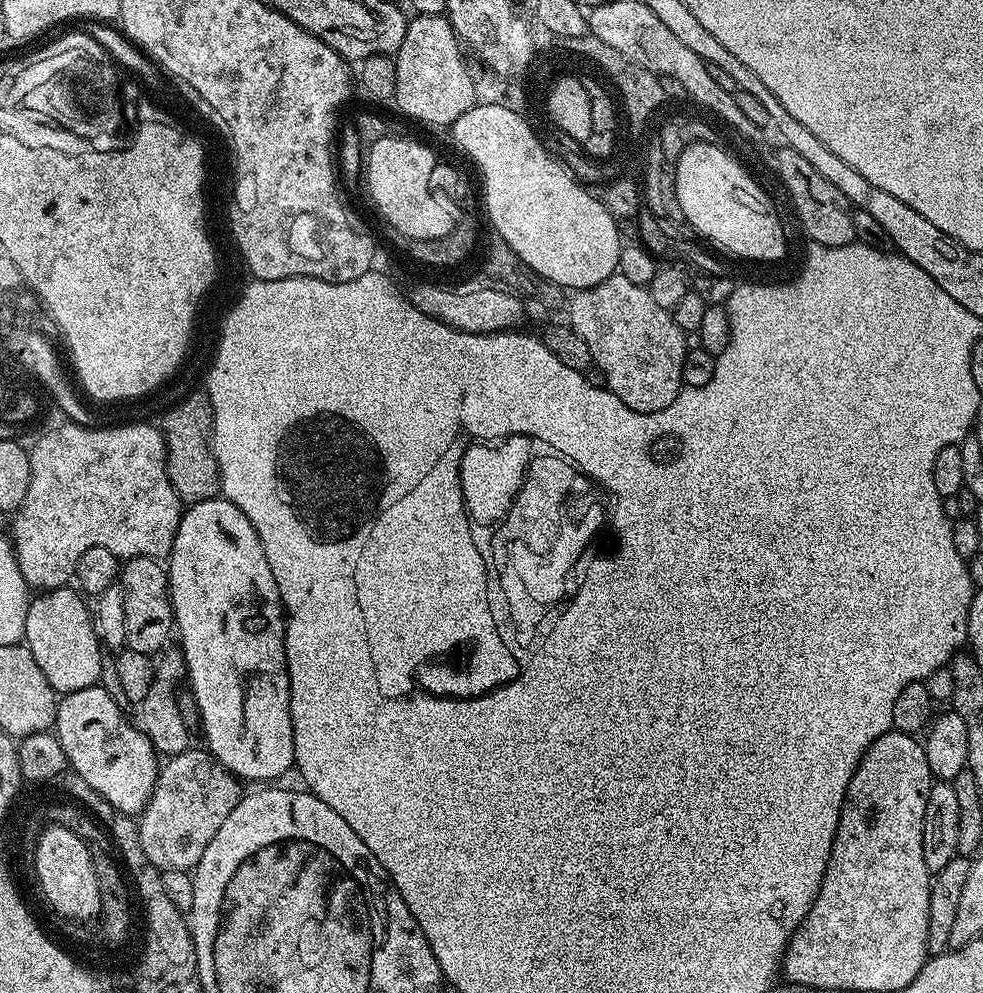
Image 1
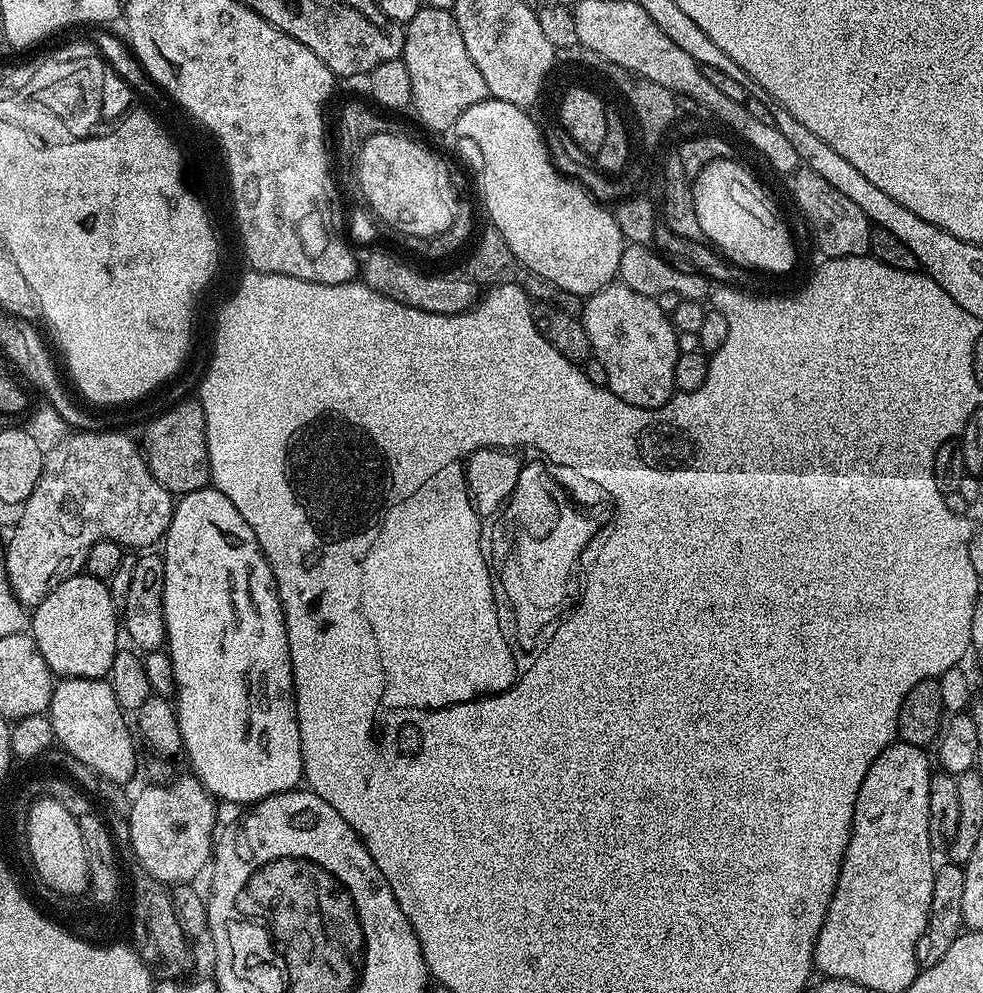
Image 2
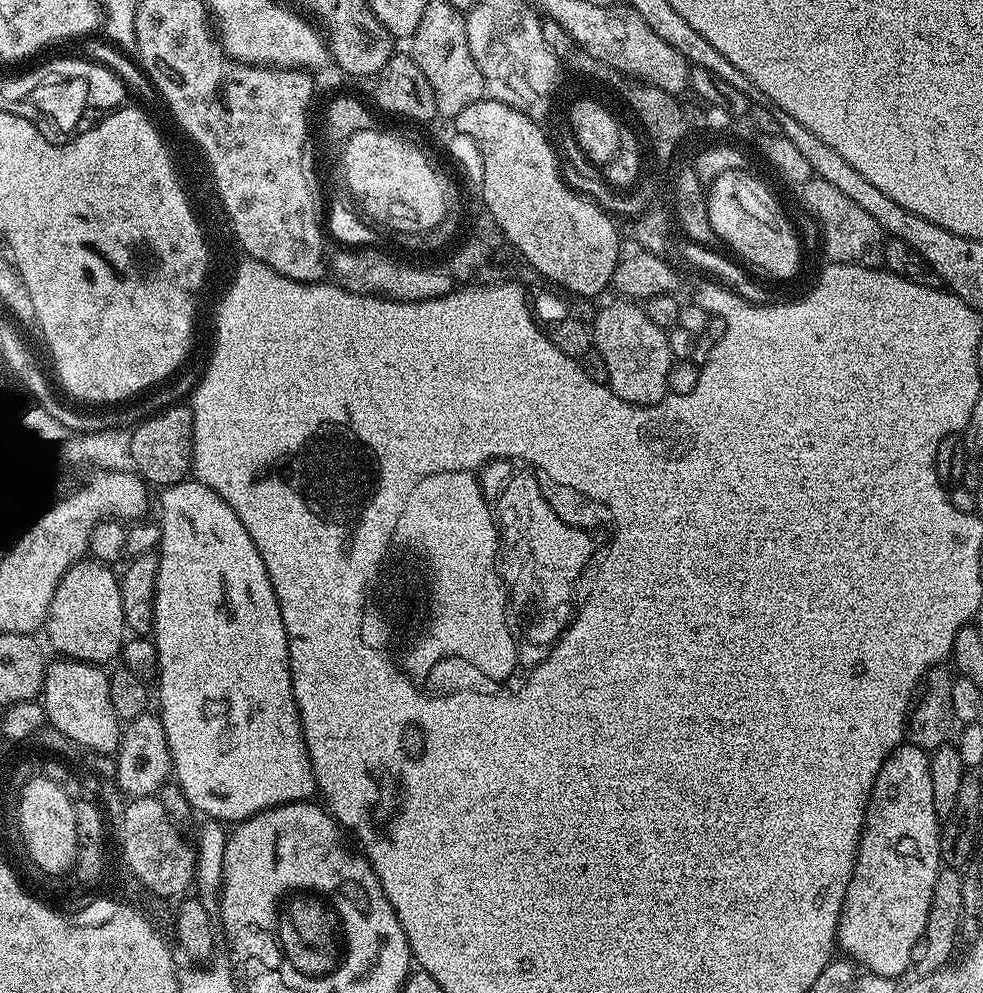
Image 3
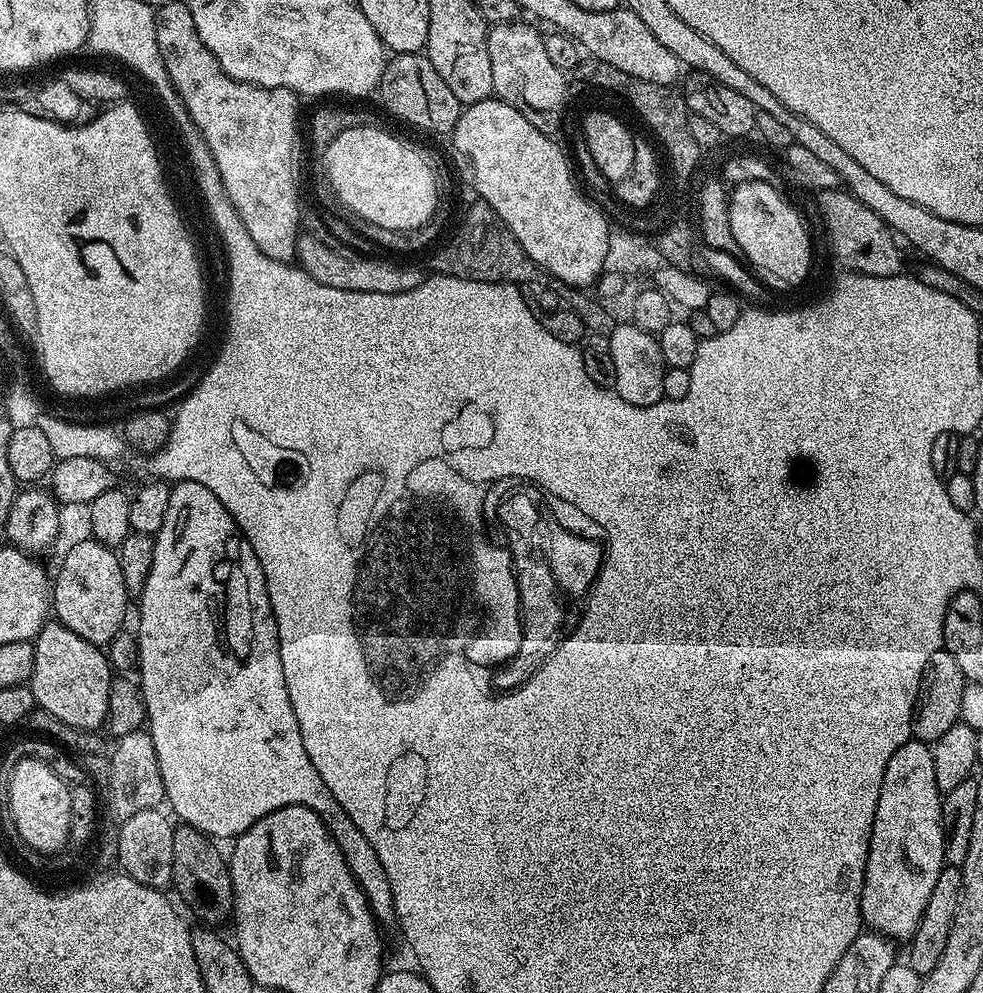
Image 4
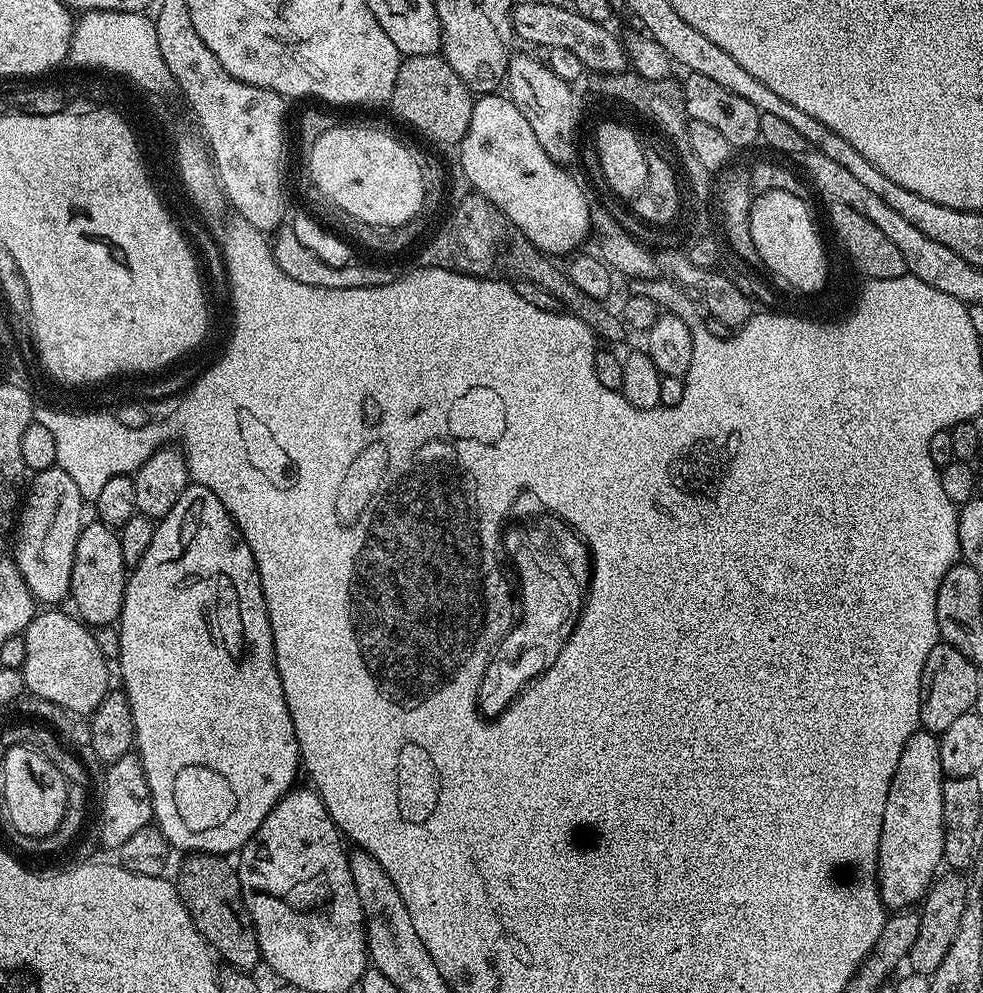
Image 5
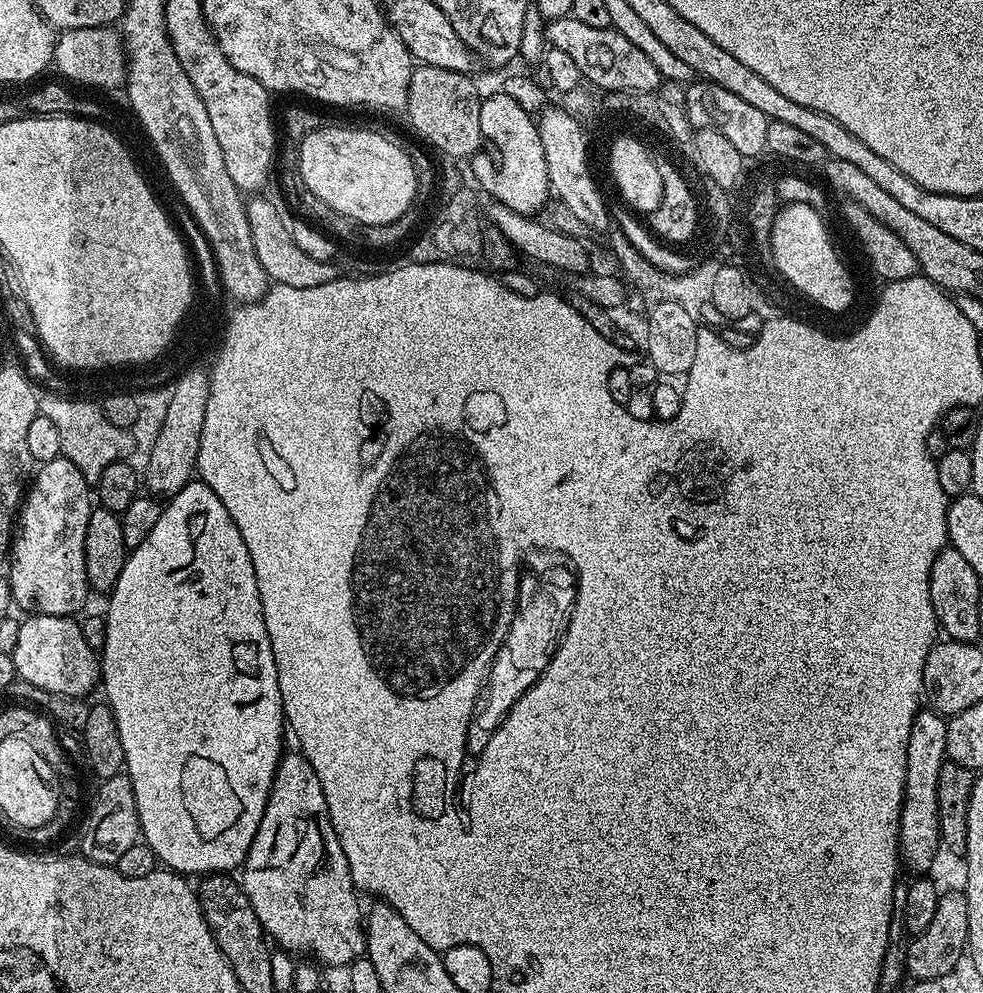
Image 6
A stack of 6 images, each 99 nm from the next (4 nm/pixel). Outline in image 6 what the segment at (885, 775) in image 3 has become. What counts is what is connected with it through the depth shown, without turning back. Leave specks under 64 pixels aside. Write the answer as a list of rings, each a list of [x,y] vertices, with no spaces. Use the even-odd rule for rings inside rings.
[[[921,710],[910,726],[910,742],[906,746],[906,782],[904,805],[900,807],[900,841],[898,856],[912,874],[927,873],[934,854],[942,845],[938,822],[938,770],[946,759],[948,720],[939,712]]]

